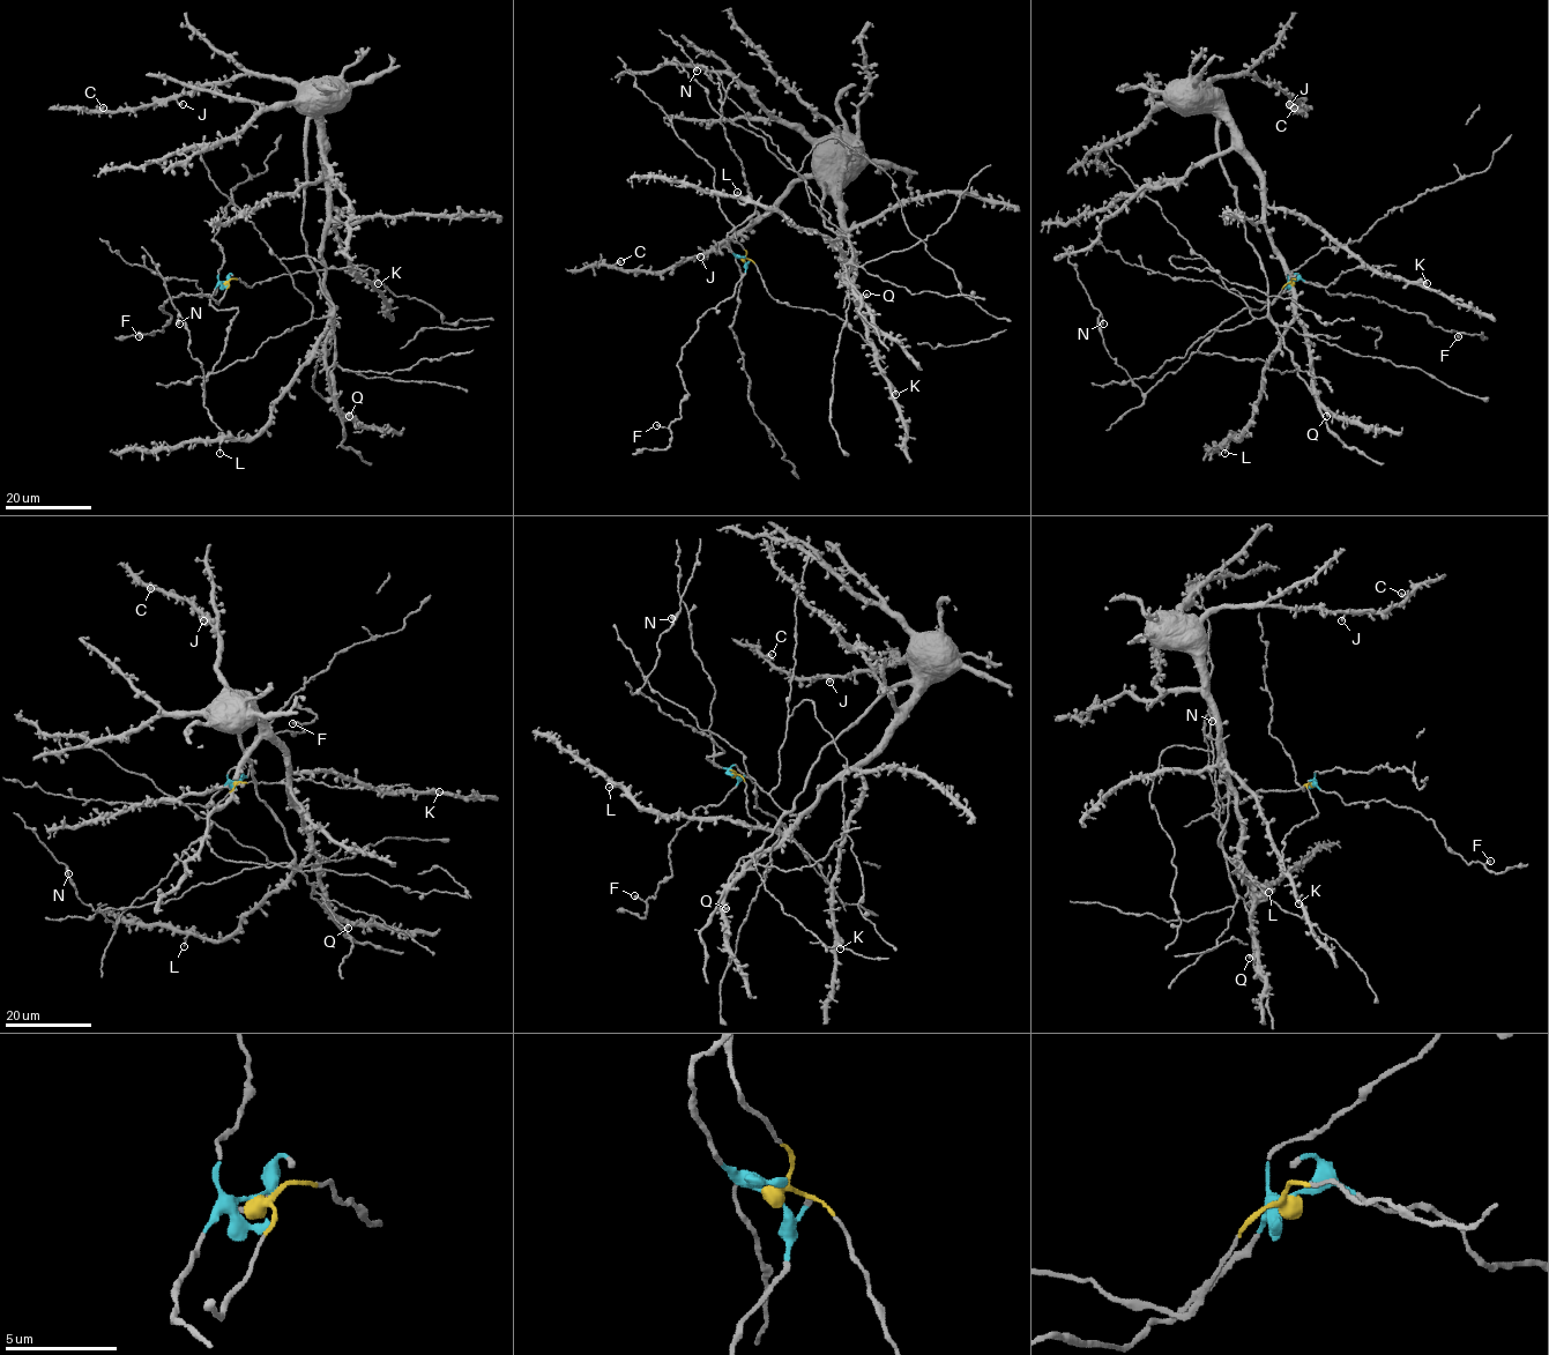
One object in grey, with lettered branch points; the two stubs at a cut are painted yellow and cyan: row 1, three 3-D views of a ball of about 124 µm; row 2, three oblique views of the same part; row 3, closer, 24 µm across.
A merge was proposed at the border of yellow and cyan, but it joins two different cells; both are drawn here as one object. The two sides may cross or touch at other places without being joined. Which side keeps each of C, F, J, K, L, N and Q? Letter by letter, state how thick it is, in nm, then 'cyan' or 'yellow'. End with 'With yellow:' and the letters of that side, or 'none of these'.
C: calibre 480 nm; yellow
F: calibre 400 nm; cyan
J: calibre 400 nm; yellow
K: calibre 440 nm; yellow
L: calibre 140 nm; yellow
N: calibre 440 nm; cyan
Q: calibre 500 nm; yellow
With yellow: C, J, K, L, Q

